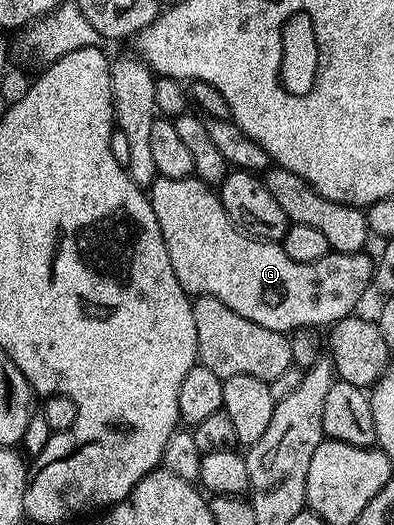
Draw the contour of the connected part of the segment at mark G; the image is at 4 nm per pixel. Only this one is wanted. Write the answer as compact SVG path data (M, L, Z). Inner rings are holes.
M157 177L152 180L151 184L153 184L153 188L148 188L147 191L149 201L153 205L153 212L161 226L161 232L163 233L165 244L171 257L171 265L175 269L175 273L179 277L183 289L193 297L200 297L202 295L215 297L219 301L223 301L223 305L227 305L232 311L239 313L239 317L247 317L251 321L263 325L263 329L275 329L276 331L289 333L298 331L300 327L328 328L330 325L338 323L340 319L350 318L356 312L353 310L356 309L357 302L364 297L365 290L371 287L371 284L374 282L375 259L372 254L369 256L369 253L330 253L314 263L304 263L298 259L287 257L284 246L280 242L258 239L238 227L234 223L233 218L229 216L227 209L222 205L220 194L210 184L196 177L190 177L188 179L163 179Z

